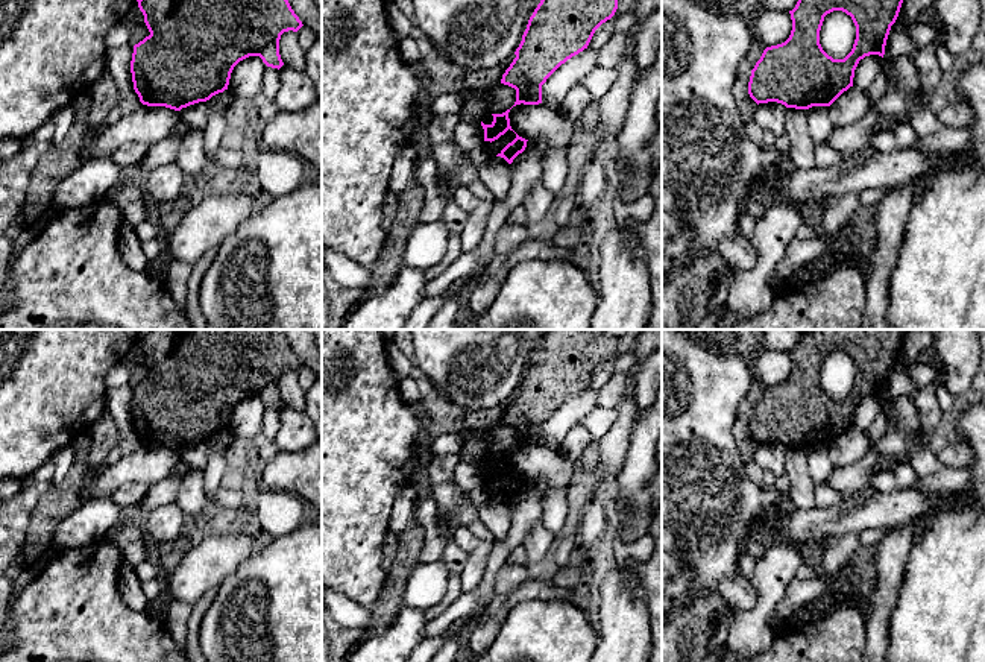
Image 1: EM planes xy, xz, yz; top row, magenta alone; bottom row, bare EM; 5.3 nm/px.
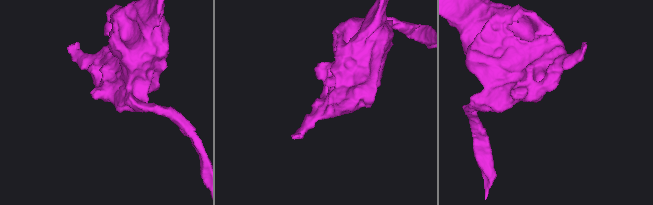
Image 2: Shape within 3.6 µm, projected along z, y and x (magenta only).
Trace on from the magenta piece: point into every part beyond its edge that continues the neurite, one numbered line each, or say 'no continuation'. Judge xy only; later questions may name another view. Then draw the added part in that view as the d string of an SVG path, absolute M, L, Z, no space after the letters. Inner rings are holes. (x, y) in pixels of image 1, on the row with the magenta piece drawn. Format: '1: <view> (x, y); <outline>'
no continuation

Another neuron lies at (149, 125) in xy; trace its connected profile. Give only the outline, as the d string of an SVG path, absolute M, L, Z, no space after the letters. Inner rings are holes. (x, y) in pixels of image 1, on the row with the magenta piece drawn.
M141 103L132 112L124 114L115 125L105 126L91 135L87 143L85 158L111 158L117 149L131 141L152 146L172 135L179 120L179 111Z

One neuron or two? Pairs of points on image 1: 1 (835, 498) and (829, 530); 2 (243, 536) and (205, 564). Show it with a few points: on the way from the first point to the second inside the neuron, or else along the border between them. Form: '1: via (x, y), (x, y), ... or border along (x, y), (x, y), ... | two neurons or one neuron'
1: border along (843, 497), (833, 506), (814, 507) | two neurons
2: via (234, 545), (214, 556) | one neuron

